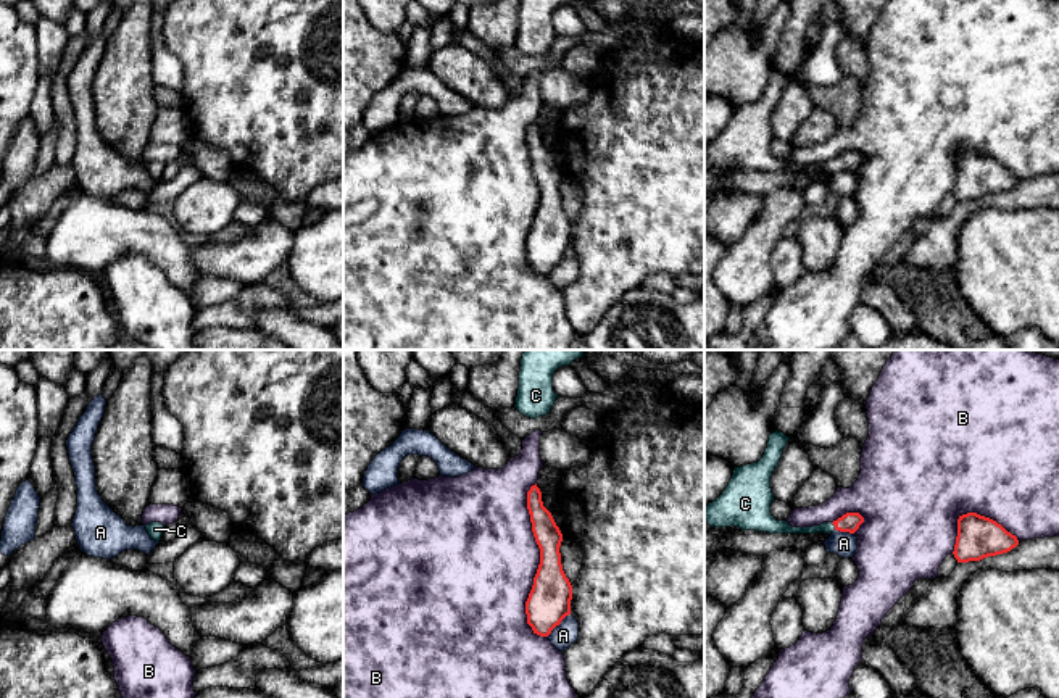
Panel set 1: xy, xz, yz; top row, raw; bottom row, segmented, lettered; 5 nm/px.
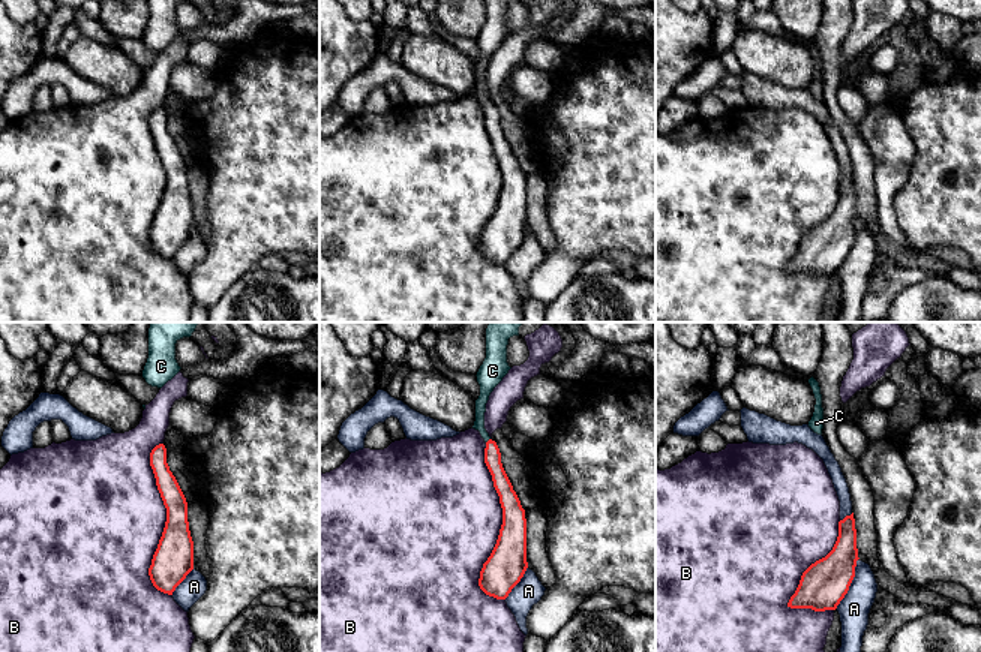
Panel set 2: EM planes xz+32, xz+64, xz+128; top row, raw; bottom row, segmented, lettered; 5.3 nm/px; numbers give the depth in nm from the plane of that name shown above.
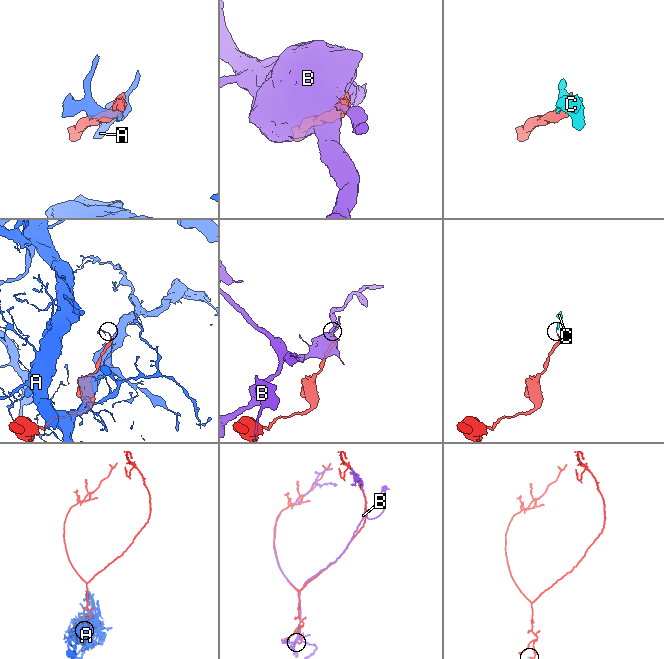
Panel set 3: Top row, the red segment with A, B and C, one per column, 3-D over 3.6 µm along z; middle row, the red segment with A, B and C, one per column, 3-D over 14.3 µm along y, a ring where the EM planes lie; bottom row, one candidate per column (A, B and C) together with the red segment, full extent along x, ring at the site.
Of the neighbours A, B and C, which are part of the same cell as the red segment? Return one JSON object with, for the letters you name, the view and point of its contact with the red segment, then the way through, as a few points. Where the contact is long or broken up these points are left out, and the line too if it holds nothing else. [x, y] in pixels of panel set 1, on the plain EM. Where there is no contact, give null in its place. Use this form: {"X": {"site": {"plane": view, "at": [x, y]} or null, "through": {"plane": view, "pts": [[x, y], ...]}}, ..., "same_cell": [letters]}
{"C": {"site": {"plane": "yz", "at": [834, 163]}, "through": {"plane": "yz", "pts": [[850, 162], [834, 163], [814, 168], [784, 166]]}}, "same_cell": ["C"]}

